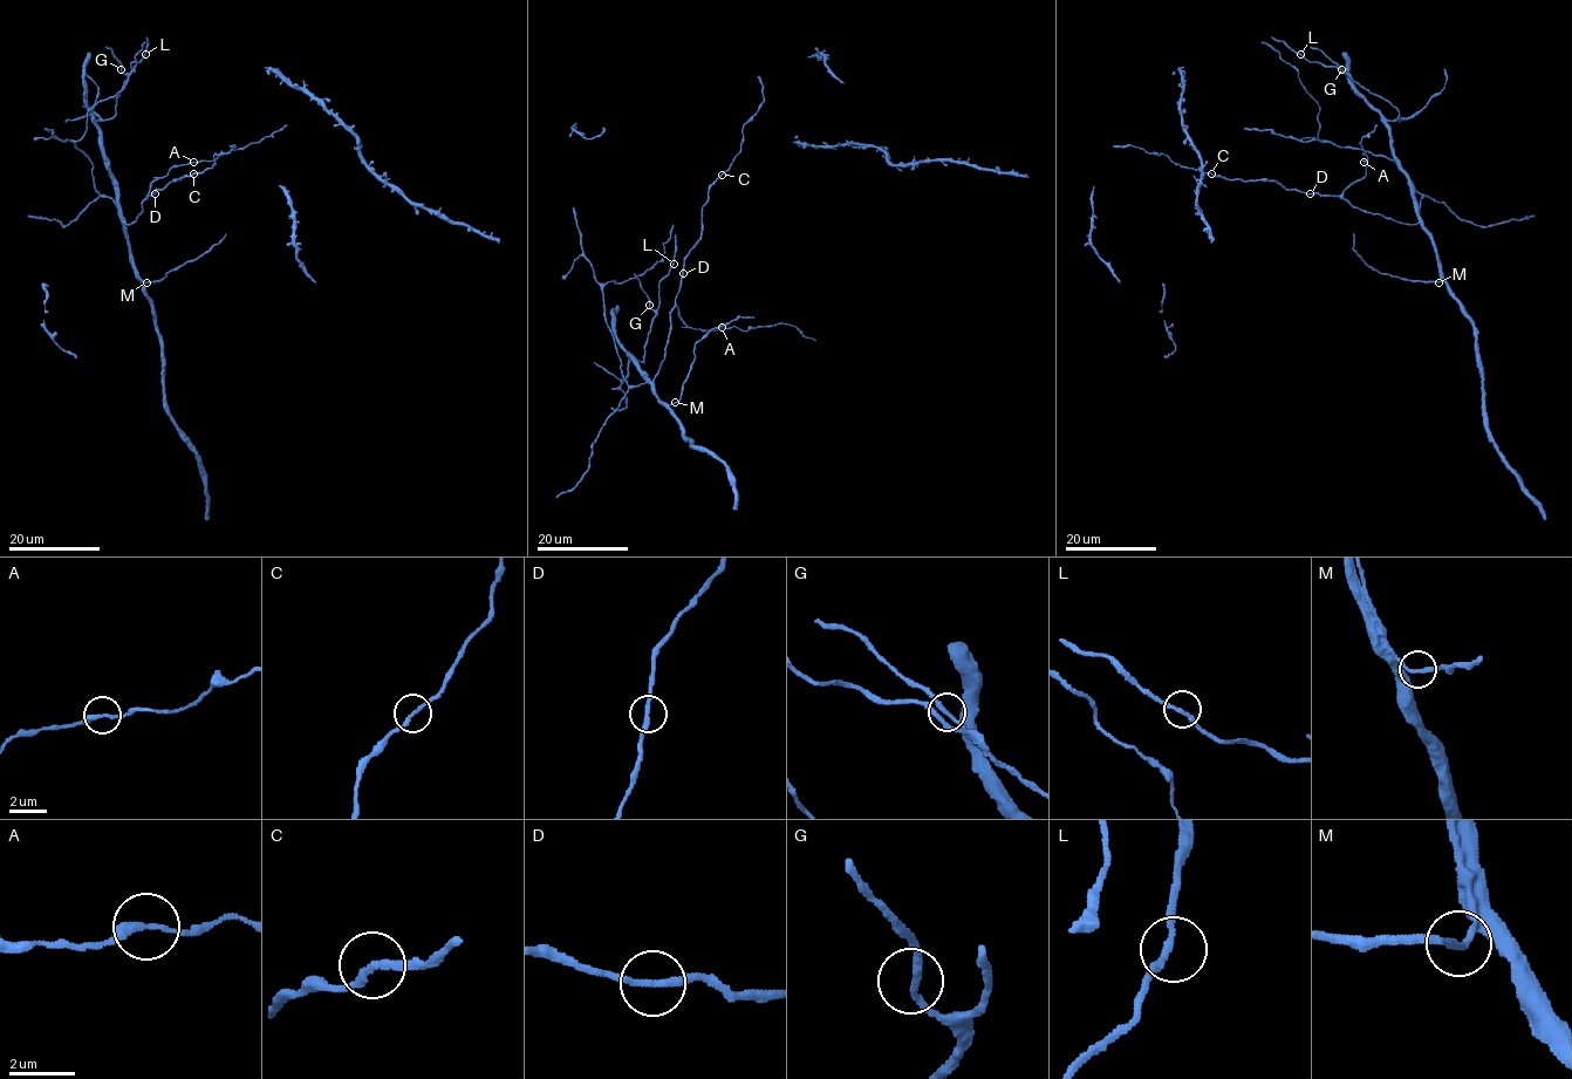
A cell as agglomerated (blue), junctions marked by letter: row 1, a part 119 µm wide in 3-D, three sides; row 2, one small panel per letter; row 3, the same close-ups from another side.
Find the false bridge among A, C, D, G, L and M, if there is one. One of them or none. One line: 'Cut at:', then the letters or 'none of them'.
Cut at: none of them

